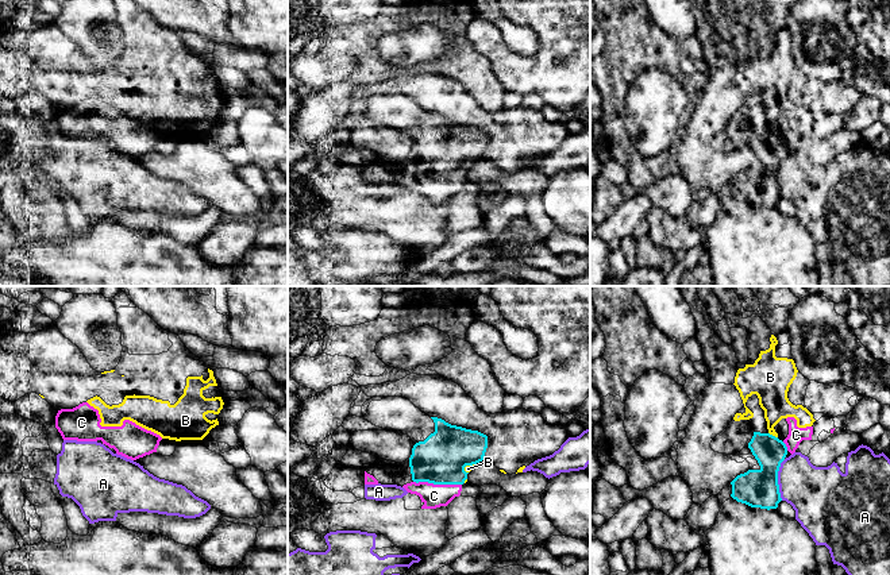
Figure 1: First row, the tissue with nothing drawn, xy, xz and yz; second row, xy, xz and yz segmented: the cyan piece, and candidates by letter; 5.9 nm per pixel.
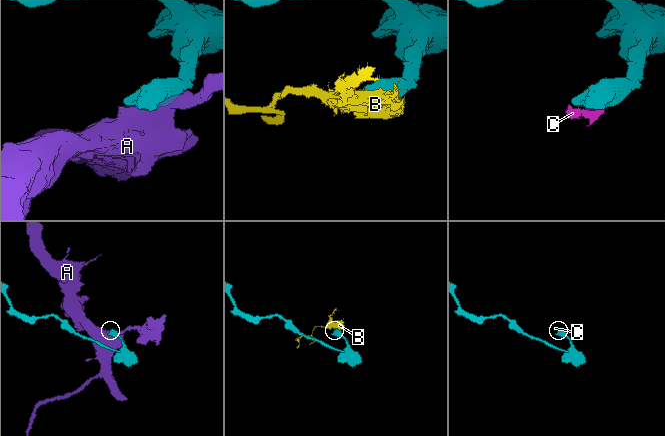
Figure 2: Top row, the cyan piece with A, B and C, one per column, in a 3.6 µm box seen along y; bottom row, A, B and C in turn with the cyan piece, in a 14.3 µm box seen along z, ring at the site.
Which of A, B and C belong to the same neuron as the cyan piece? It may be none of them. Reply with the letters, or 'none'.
C

